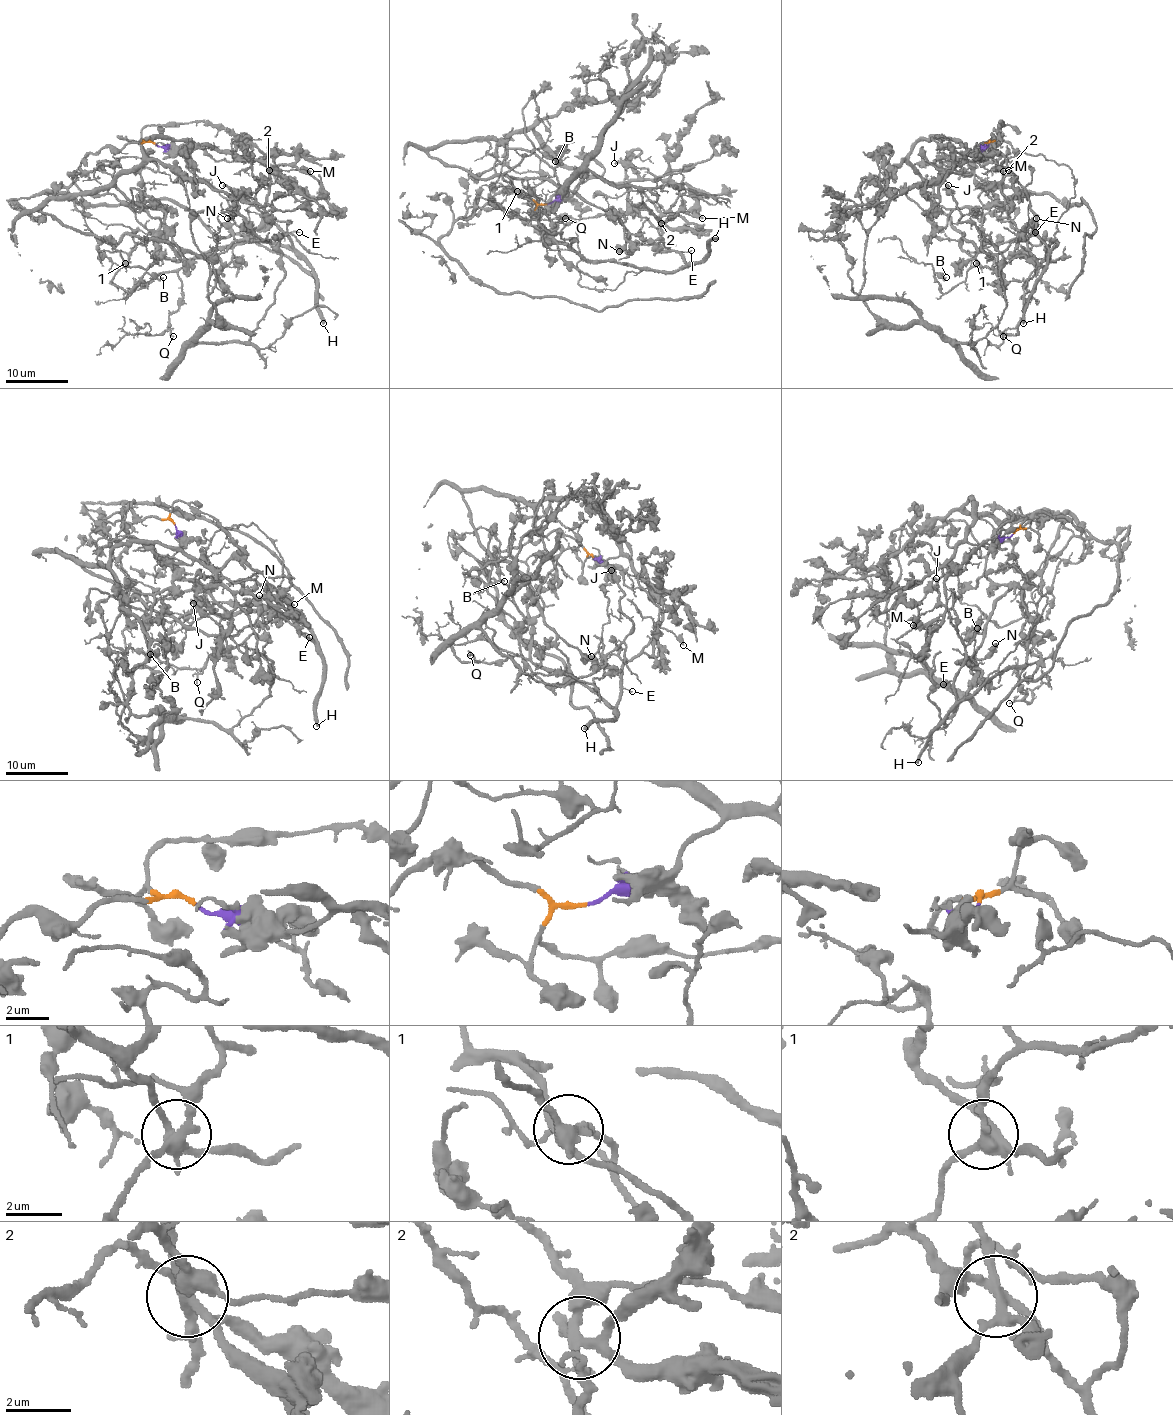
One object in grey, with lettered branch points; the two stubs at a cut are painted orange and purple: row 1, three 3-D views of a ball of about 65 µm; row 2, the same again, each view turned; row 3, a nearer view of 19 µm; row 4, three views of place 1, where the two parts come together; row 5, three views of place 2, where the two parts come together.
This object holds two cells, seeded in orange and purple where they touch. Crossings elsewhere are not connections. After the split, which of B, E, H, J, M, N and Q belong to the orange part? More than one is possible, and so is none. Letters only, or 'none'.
B, E, H, M, Q

